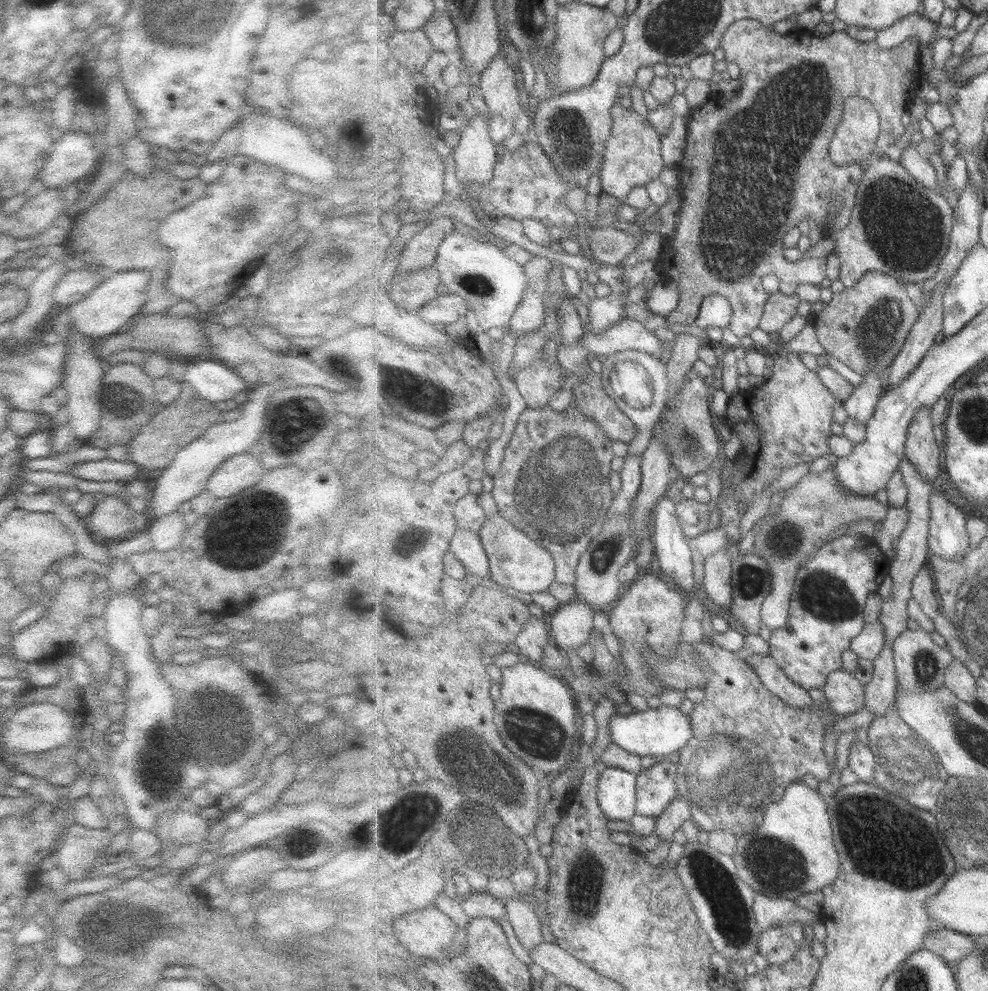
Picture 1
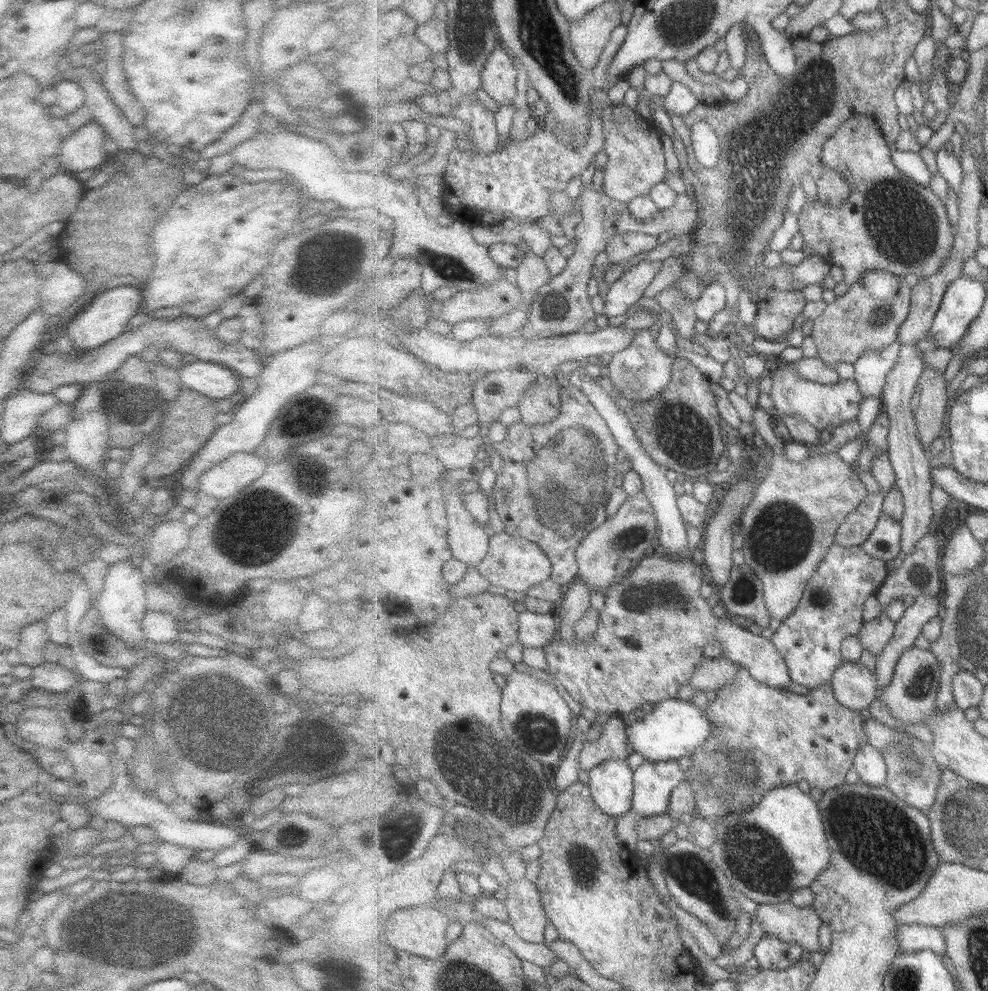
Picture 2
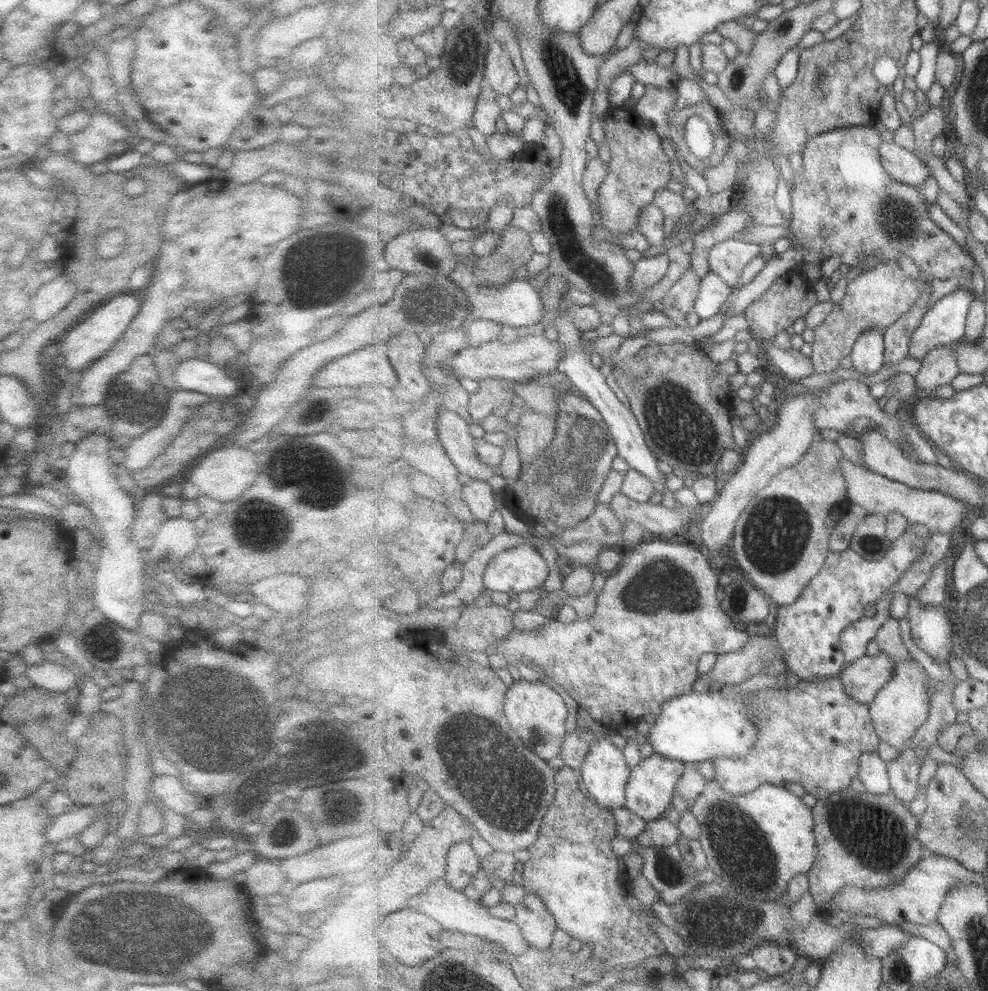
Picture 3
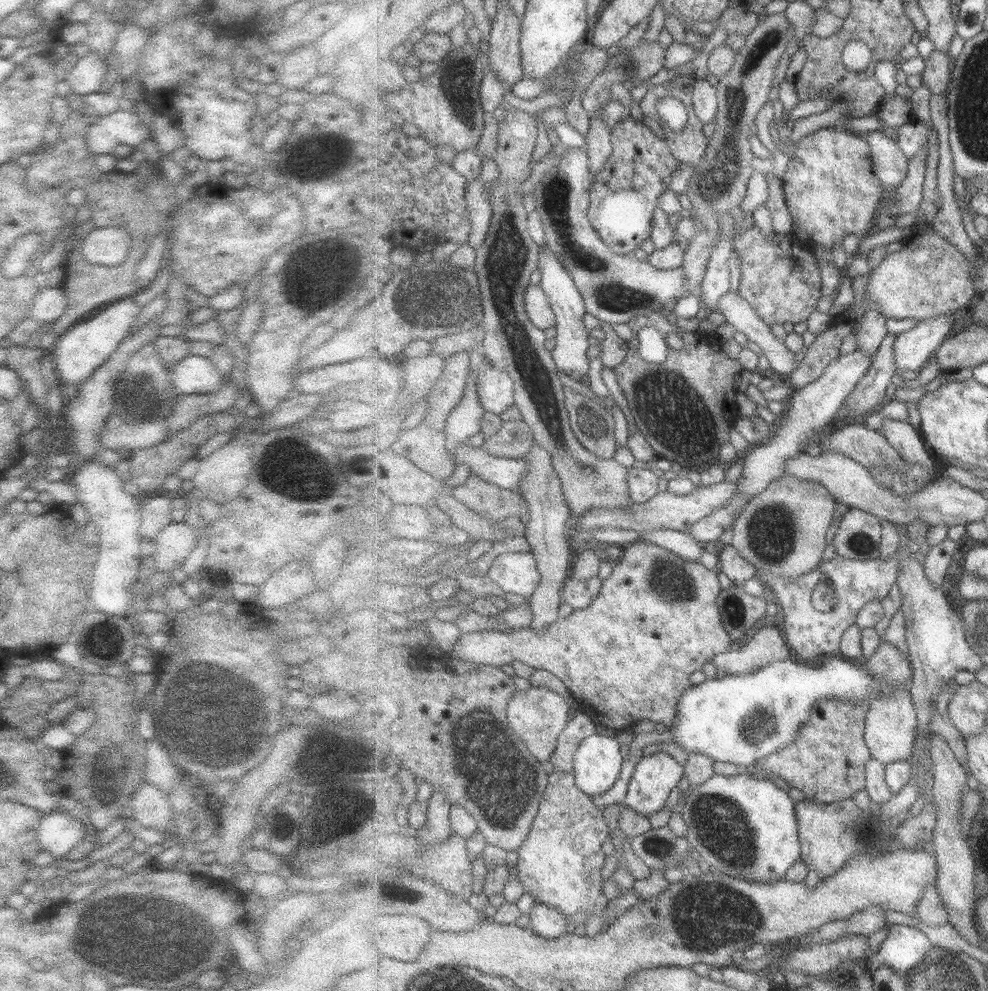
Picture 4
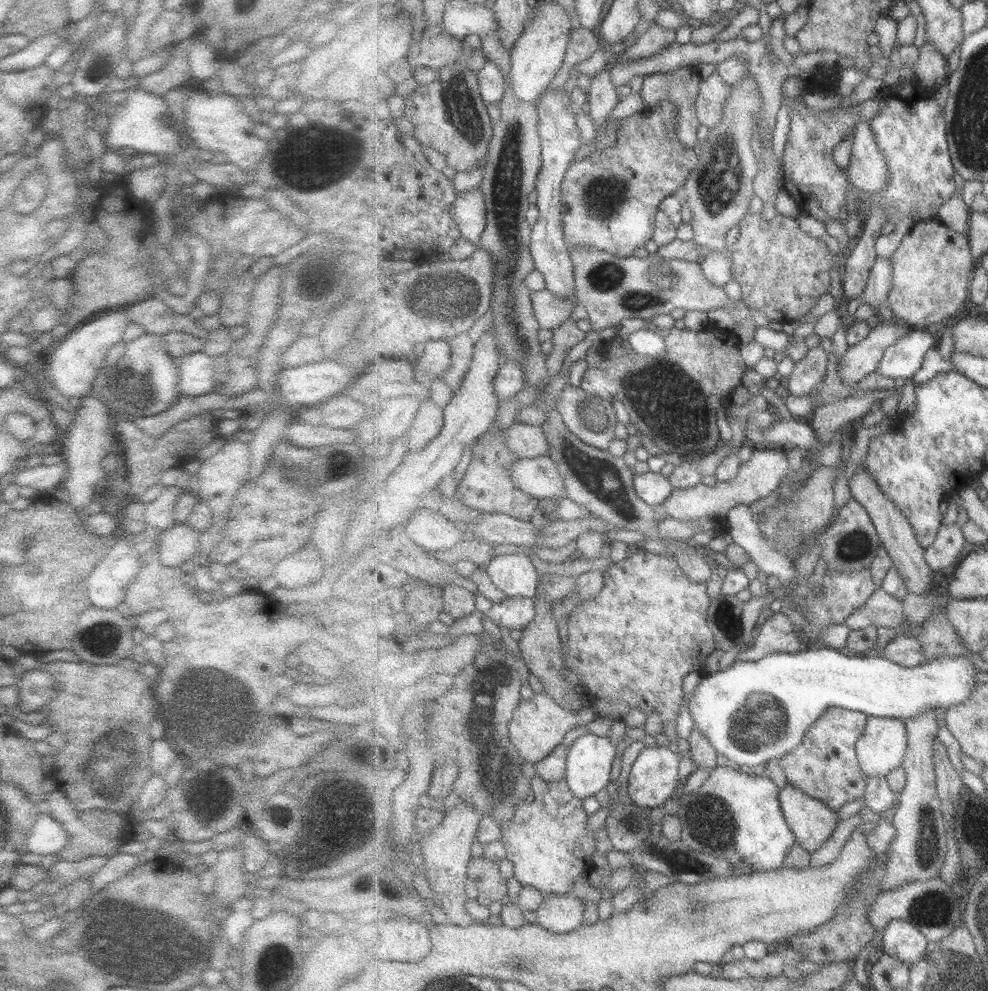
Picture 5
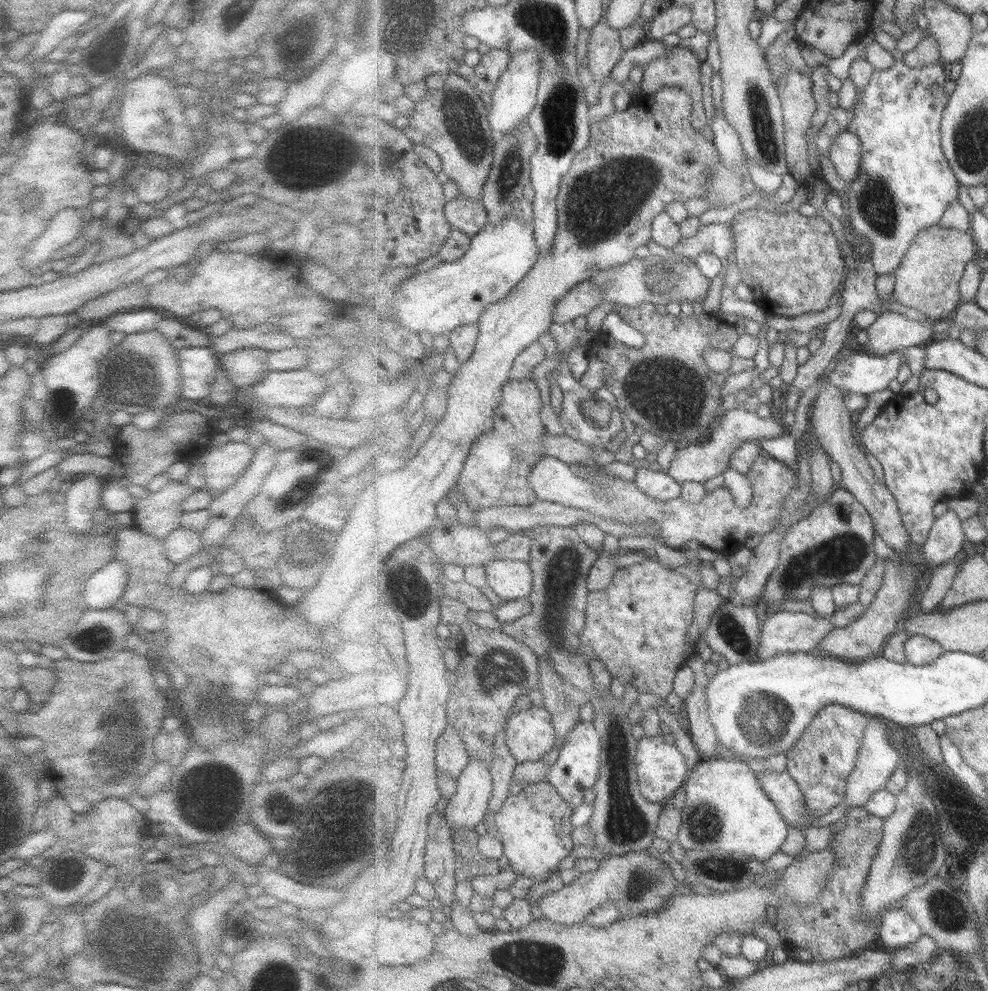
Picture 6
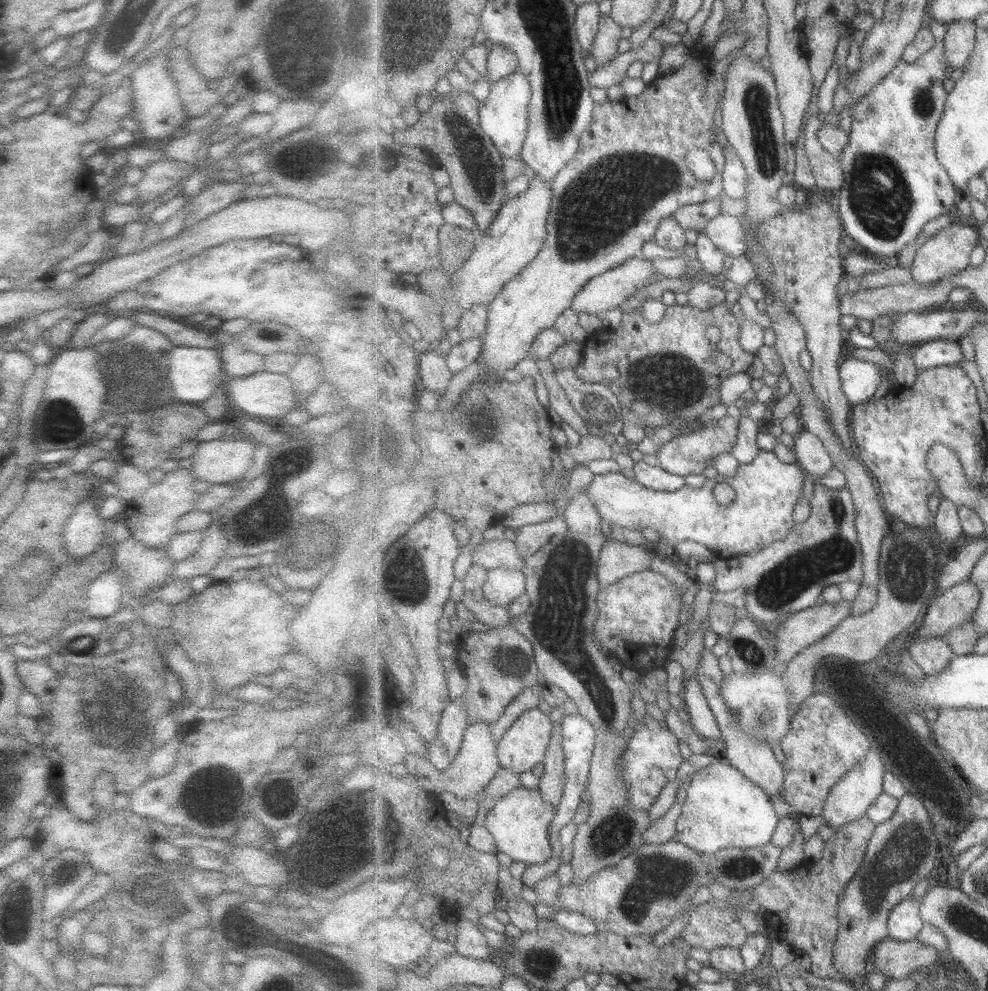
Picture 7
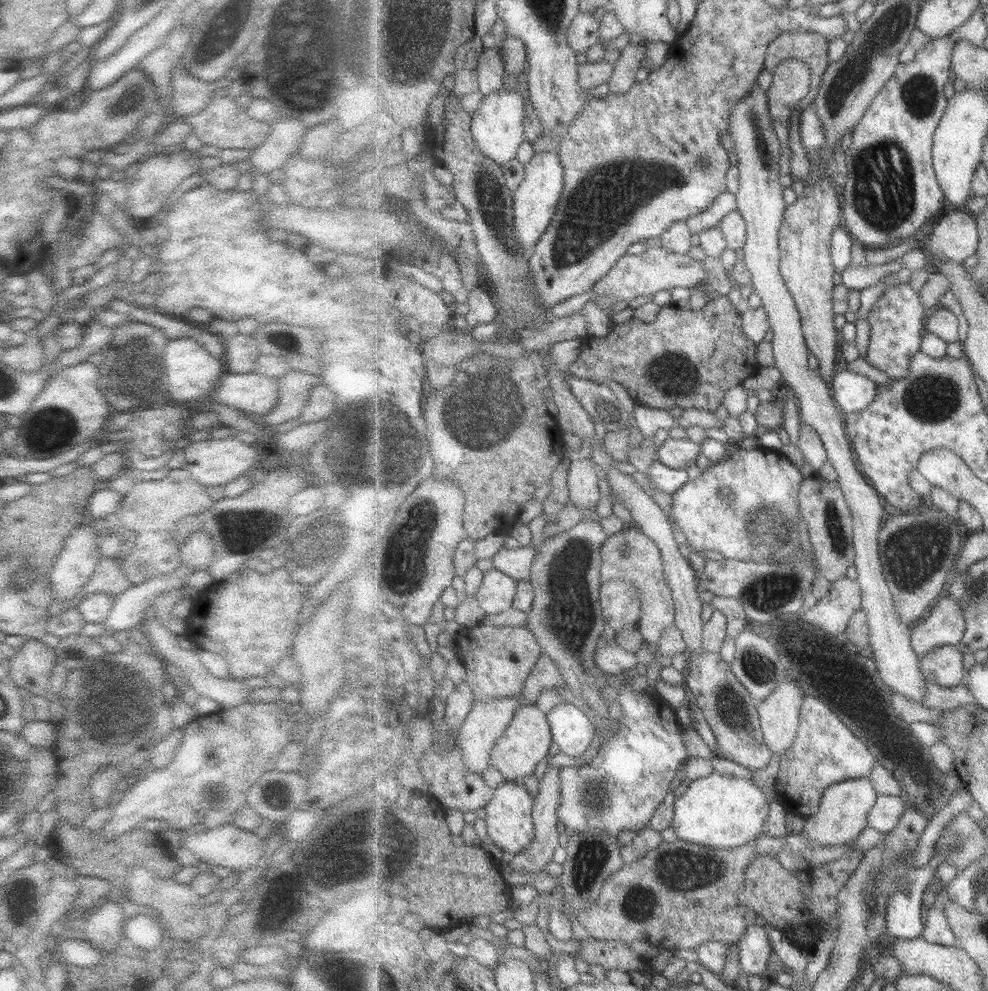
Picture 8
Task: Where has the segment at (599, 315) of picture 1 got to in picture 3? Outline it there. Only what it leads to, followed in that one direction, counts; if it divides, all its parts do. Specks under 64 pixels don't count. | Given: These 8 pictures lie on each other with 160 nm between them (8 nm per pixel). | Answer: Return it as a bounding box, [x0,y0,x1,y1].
[630,252,670,292]

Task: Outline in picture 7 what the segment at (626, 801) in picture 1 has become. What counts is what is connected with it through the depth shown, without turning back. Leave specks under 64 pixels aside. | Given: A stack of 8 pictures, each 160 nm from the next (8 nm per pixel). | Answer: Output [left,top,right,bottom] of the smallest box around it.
[551,713,596,840]

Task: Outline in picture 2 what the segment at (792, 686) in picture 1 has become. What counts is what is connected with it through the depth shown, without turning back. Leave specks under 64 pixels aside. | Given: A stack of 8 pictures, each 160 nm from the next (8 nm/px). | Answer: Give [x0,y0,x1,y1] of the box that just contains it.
[545,550,791,718]

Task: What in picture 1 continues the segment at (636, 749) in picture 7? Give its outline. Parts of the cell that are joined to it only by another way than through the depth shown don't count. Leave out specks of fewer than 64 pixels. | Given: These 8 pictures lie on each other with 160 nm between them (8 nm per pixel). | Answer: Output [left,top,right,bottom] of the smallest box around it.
[636,758,678,817]

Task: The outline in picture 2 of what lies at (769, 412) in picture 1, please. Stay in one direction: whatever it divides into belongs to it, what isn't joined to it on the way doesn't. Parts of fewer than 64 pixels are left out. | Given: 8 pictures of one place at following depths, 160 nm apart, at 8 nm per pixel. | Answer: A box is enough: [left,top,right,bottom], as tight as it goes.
[769,363,862,431]

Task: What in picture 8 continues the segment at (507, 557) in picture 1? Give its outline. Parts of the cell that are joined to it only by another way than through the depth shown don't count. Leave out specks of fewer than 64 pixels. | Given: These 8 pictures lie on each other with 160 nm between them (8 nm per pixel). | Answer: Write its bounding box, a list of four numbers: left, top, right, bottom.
[476,568,518,615]

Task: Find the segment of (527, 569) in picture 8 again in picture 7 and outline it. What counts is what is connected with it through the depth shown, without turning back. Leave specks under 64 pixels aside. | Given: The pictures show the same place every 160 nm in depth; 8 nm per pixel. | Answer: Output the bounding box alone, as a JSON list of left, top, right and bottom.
[472,540,526,572]

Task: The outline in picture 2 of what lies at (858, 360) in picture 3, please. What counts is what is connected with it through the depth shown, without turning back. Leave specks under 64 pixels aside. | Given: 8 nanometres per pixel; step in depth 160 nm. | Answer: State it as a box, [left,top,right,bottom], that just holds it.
[854,344,899,398]

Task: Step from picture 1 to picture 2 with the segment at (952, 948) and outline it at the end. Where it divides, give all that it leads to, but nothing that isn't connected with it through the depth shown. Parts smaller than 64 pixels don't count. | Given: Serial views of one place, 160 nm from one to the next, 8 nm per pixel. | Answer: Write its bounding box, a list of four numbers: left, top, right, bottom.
[898,924,946,954]

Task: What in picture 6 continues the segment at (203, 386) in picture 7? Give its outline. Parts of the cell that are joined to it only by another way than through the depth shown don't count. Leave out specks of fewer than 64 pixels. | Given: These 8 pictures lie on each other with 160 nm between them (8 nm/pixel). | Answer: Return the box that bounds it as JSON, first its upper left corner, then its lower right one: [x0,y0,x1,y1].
[178,346,219,402]

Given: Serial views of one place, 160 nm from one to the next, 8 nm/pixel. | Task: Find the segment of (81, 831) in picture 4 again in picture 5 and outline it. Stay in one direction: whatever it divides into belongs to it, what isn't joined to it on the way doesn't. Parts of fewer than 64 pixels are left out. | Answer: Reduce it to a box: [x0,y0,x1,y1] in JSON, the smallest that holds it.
[26,802,67,855]

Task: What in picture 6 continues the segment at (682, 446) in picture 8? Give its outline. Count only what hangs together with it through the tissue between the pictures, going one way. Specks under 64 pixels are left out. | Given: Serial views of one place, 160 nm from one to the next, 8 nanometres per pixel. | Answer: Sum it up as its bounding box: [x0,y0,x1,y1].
[667,406,788,484]

